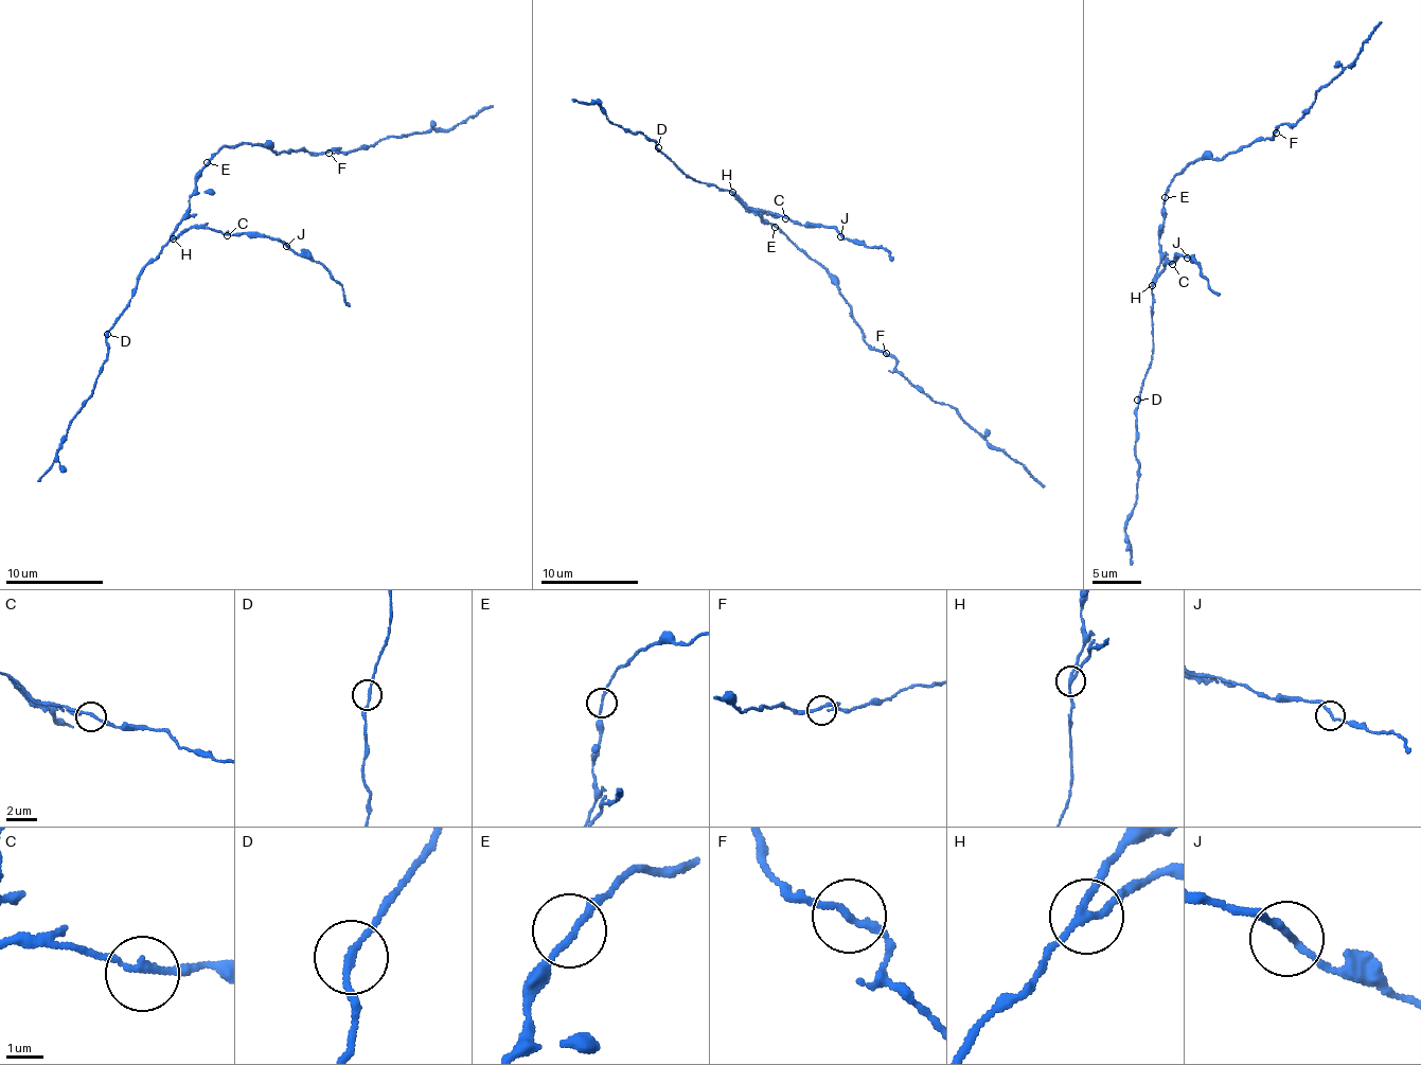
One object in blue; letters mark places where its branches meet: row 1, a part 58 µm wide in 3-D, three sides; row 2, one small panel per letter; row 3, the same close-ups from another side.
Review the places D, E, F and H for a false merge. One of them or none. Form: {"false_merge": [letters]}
{"false_merge": ["H"]}

